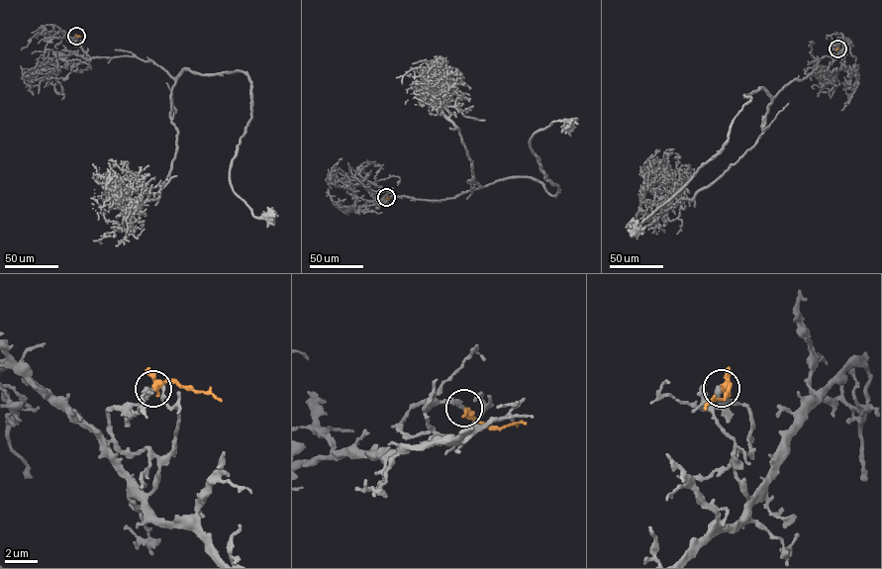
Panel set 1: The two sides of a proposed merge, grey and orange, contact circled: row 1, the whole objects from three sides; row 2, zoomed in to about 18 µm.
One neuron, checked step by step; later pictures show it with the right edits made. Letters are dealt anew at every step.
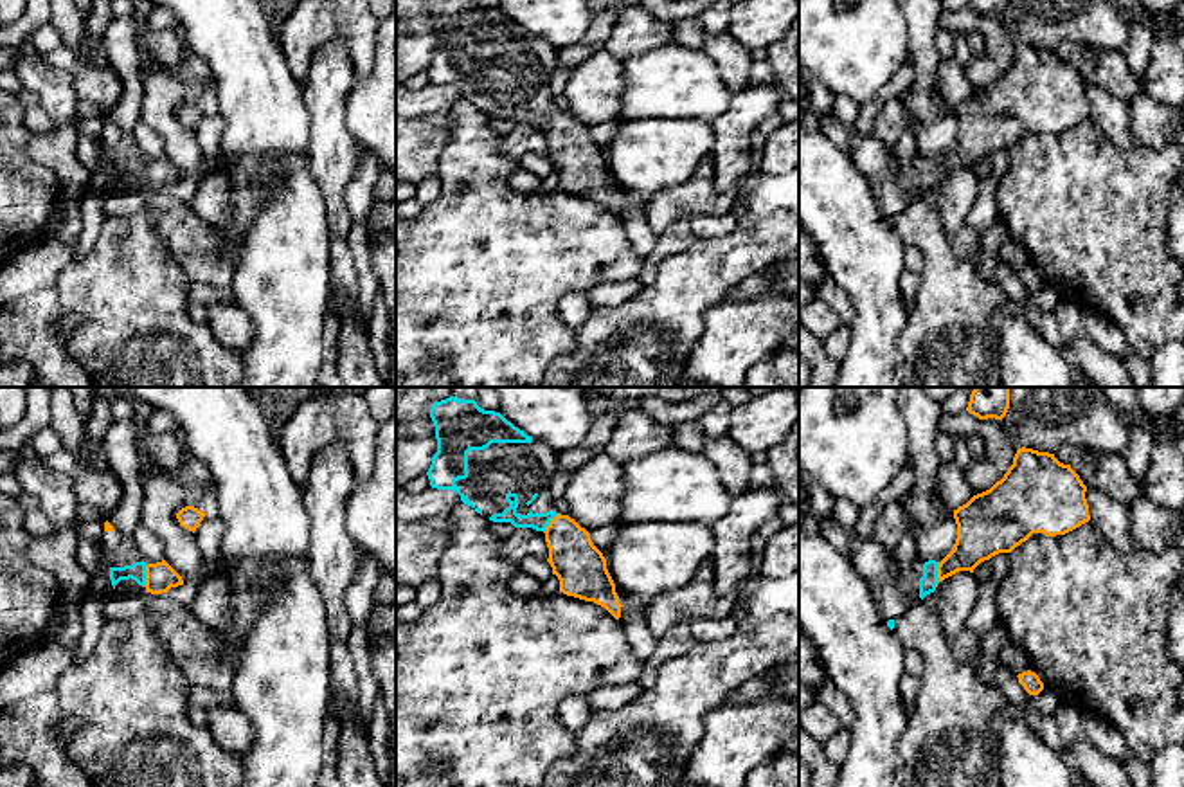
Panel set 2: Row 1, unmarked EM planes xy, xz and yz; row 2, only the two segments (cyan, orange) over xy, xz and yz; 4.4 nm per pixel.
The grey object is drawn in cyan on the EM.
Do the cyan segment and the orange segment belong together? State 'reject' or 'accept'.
accept

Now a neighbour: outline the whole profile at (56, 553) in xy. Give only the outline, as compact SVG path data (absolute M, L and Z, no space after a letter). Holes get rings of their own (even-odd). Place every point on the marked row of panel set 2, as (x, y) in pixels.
M56 526L52 535L36 537L27 547L29 560L58 582L61 607L79 605L90 587L90 574L77 560L77 544L74 528Z

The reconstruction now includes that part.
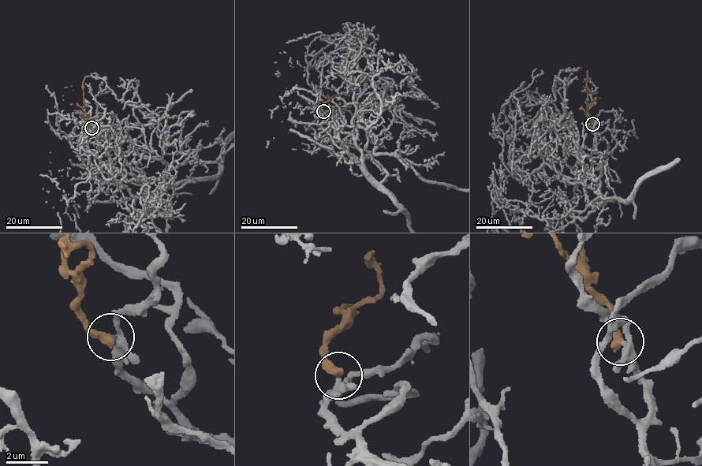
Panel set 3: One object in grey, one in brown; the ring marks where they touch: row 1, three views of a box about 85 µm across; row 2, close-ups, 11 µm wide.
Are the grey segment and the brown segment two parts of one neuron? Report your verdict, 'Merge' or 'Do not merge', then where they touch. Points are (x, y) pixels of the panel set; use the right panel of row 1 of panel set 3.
Merge. Place: (592, 124)

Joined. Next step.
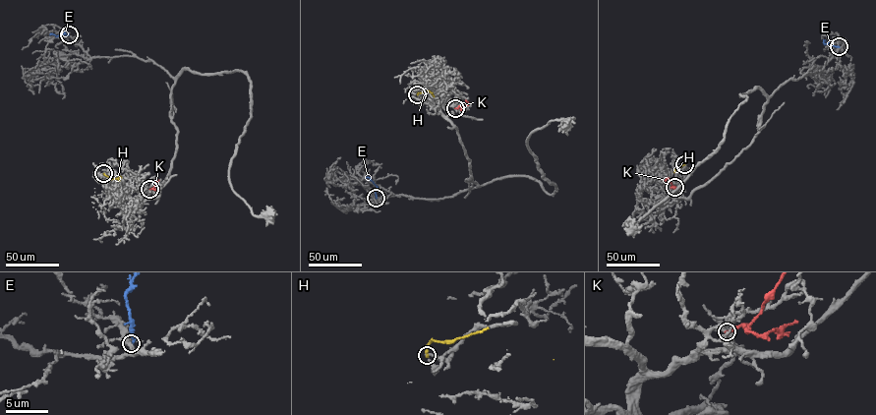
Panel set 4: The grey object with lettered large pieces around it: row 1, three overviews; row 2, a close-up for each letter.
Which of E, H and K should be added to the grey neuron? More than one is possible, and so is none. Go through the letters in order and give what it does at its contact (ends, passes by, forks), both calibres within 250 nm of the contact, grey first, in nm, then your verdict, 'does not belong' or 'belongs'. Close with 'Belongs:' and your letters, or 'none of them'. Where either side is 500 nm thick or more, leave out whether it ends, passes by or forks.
E: it ends | 360/240 nm | does not belong
H: it ends | 240/190 nm | does not belong
K: it ends | 320/200 nm | does not belong
Belongs: none of them

